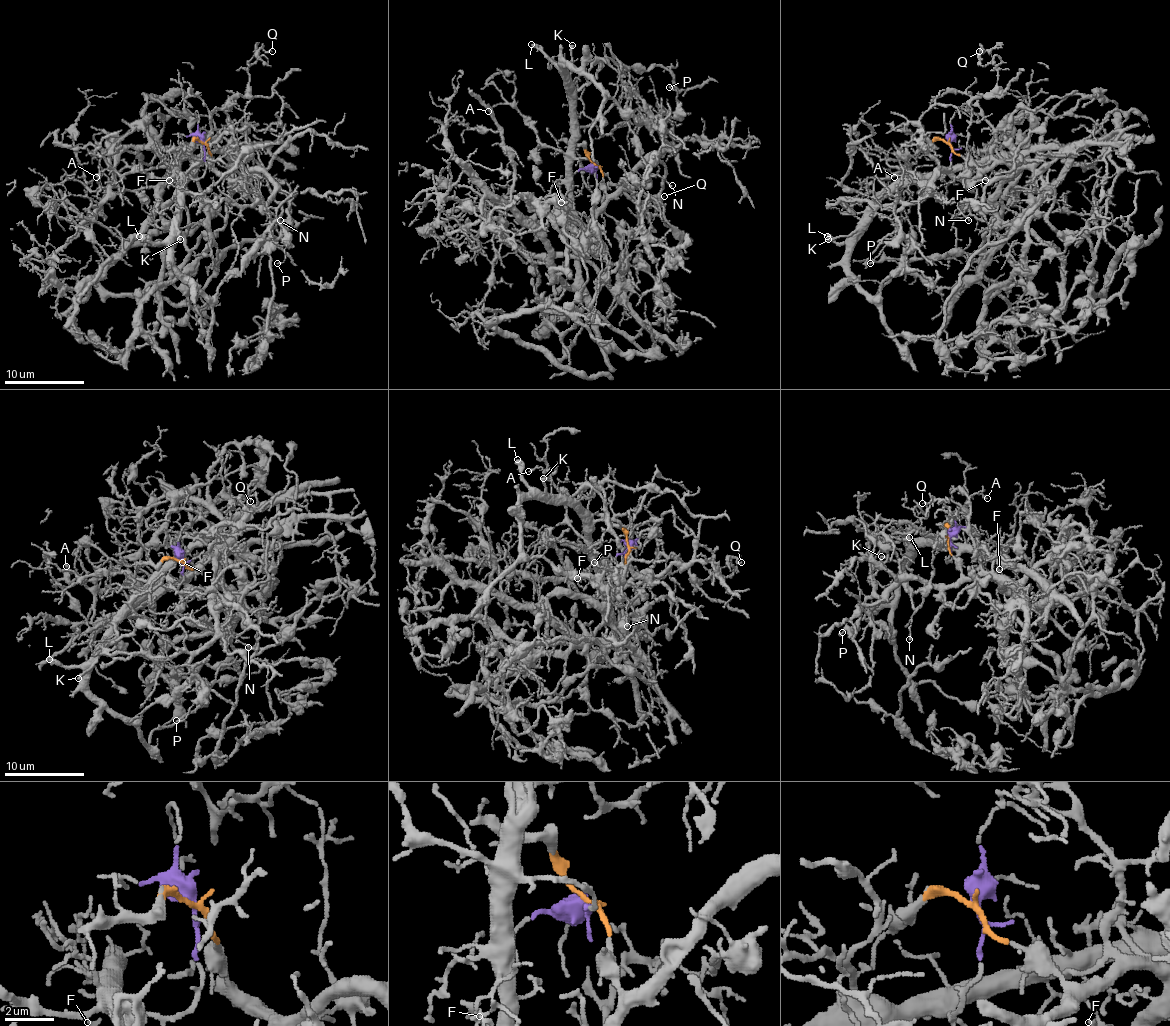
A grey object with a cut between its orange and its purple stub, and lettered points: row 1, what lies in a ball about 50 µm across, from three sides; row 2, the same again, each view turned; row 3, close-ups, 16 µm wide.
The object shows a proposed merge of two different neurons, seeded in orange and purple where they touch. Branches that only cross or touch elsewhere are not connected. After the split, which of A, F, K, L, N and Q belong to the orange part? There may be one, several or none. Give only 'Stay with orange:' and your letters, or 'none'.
Stay with orange: Q

